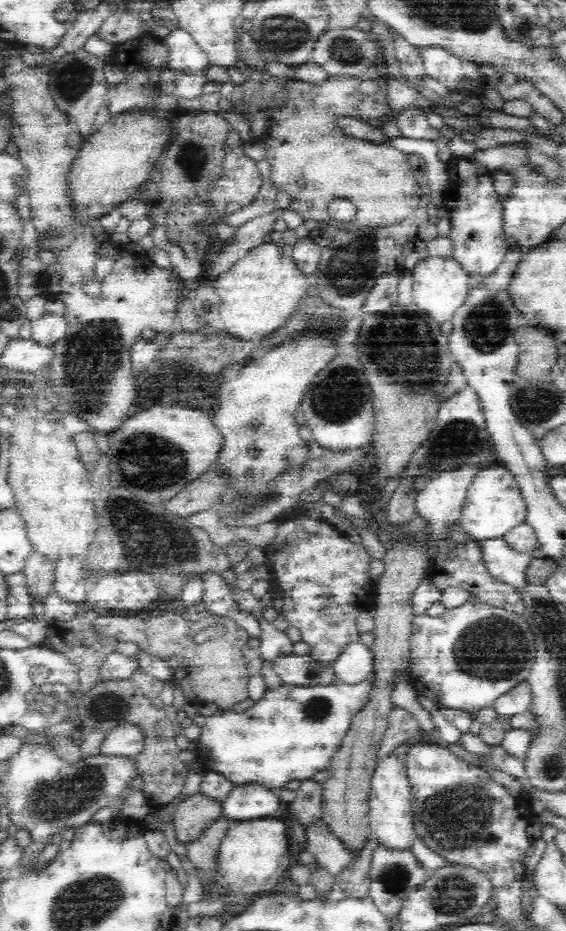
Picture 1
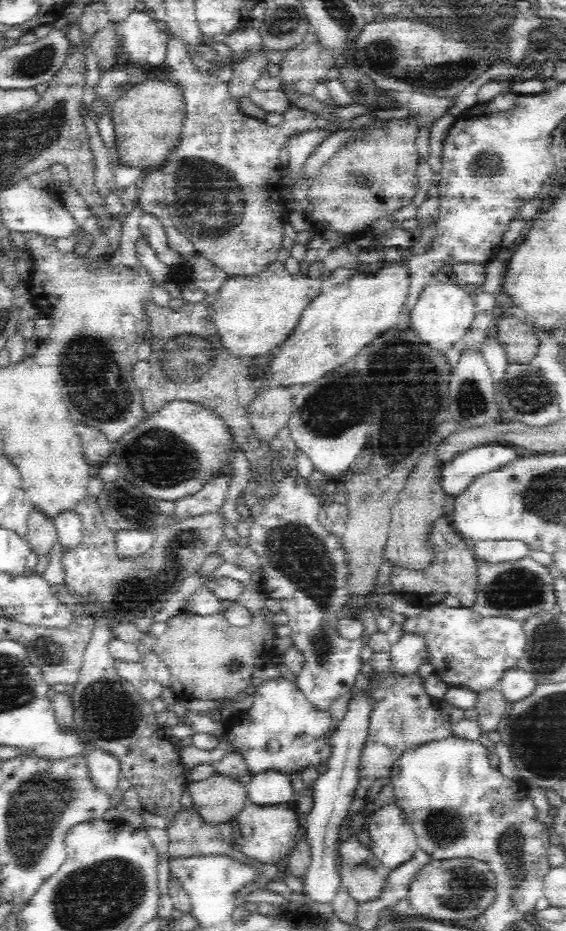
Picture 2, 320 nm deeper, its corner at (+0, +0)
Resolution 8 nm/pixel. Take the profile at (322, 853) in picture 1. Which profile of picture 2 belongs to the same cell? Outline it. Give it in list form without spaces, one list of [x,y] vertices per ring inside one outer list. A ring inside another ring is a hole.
[[[355,836],[339,846],[339,860],[341,886],[346,886],[351,899],[358,905],[377,899],[382,894],[389,870]]]

